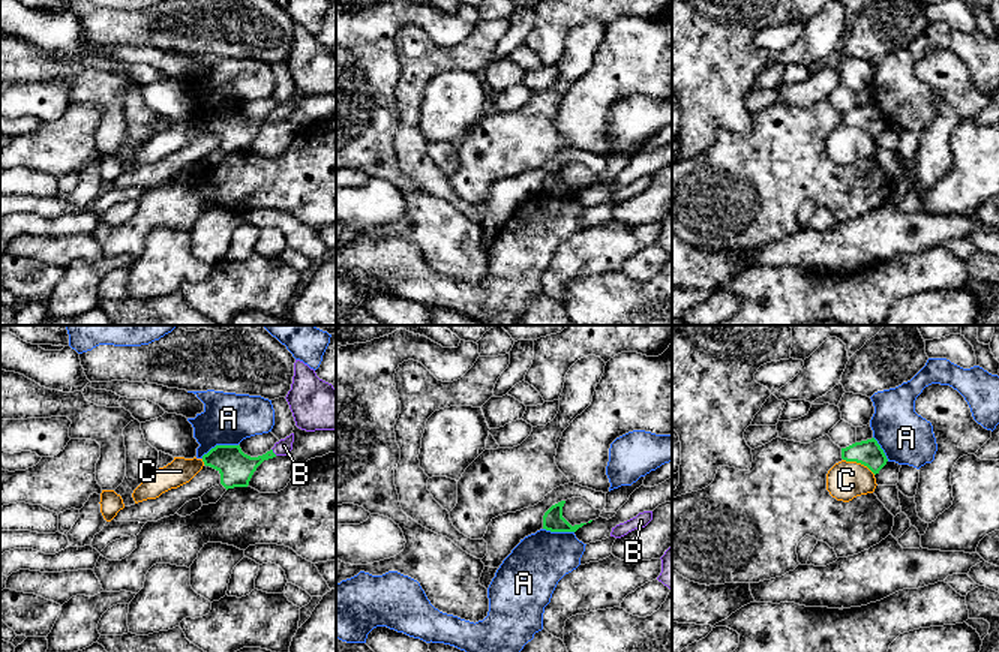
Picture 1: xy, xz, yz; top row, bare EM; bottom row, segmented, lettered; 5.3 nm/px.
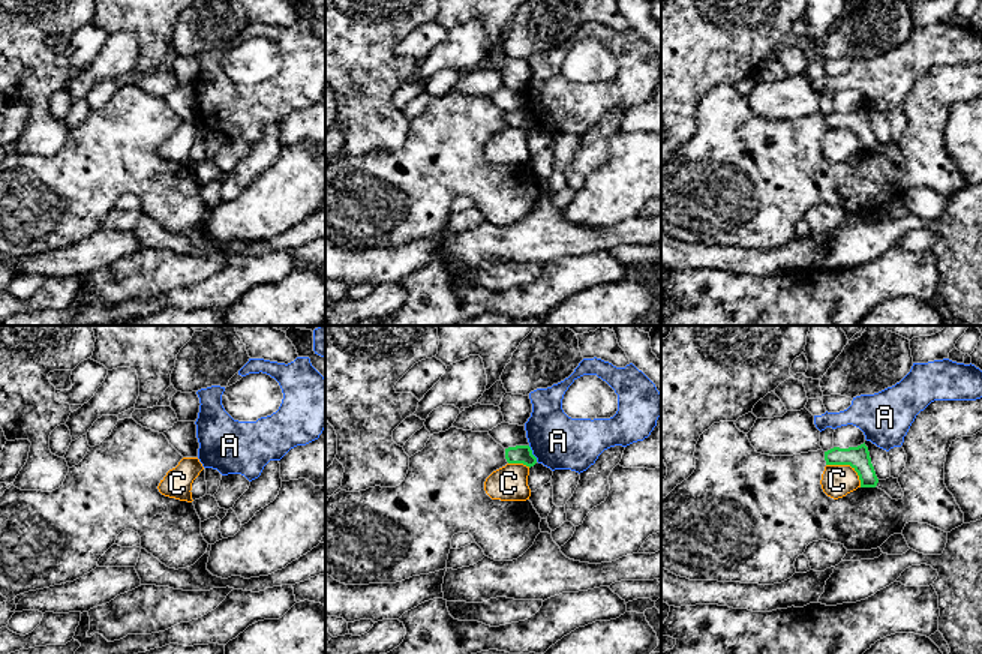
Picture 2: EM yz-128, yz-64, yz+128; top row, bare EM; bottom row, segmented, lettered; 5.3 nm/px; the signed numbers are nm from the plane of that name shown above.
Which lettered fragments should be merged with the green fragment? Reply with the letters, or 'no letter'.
B

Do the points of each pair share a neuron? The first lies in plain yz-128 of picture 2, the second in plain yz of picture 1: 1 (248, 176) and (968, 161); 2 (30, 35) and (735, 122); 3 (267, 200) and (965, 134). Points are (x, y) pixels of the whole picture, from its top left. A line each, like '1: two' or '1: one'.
1: two
2: one
3: one

